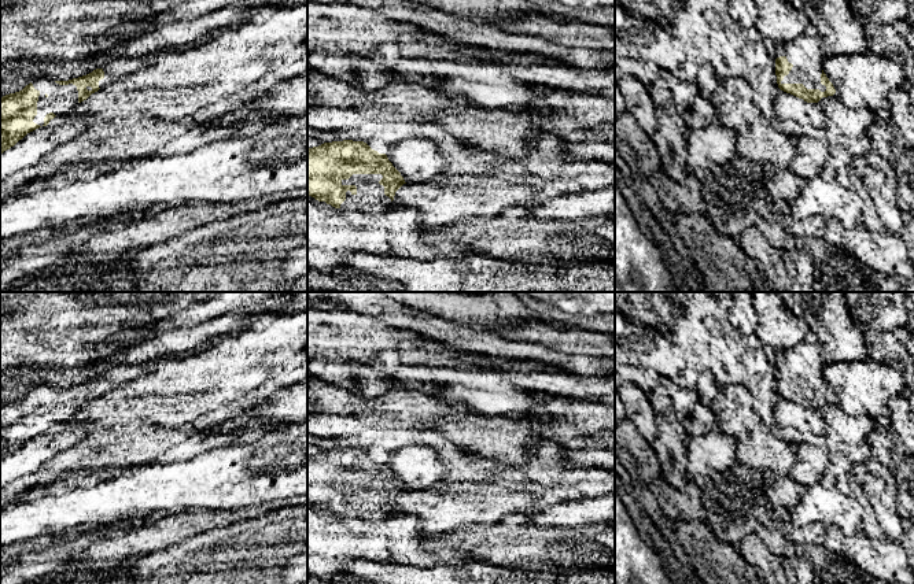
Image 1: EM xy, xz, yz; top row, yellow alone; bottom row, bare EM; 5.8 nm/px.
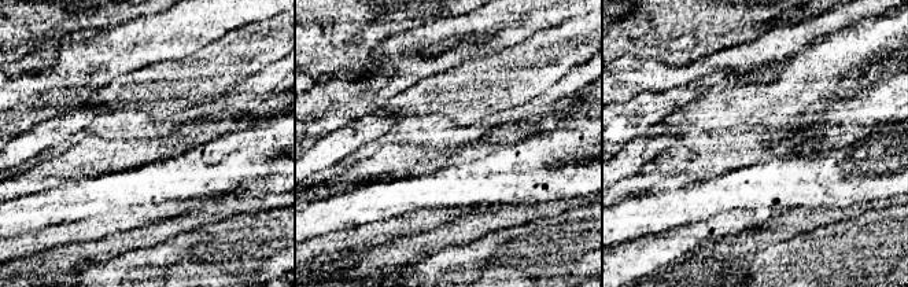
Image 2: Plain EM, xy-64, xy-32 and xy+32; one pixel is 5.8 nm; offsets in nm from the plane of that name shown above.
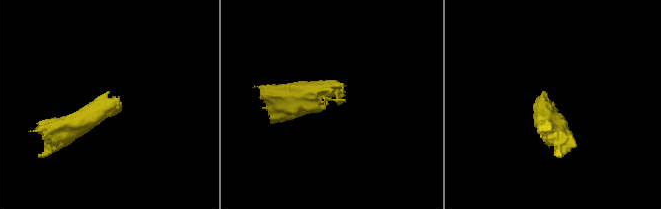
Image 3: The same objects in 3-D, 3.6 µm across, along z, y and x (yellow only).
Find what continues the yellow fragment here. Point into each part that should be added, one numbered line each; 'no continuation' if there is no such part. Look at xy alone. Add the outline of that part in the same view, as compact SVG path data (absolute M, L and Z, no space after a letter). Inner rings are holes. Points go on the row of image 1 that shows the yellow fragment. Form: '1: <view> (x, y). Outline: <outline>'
1: xy (62, 99). Outline: M37 80L33 82L34 89L40 92L37 101L37 115L33 122L43 126L47 114L54 112L56 117L70 114L78 106L78 90L73 84L59 85L52 80Z

